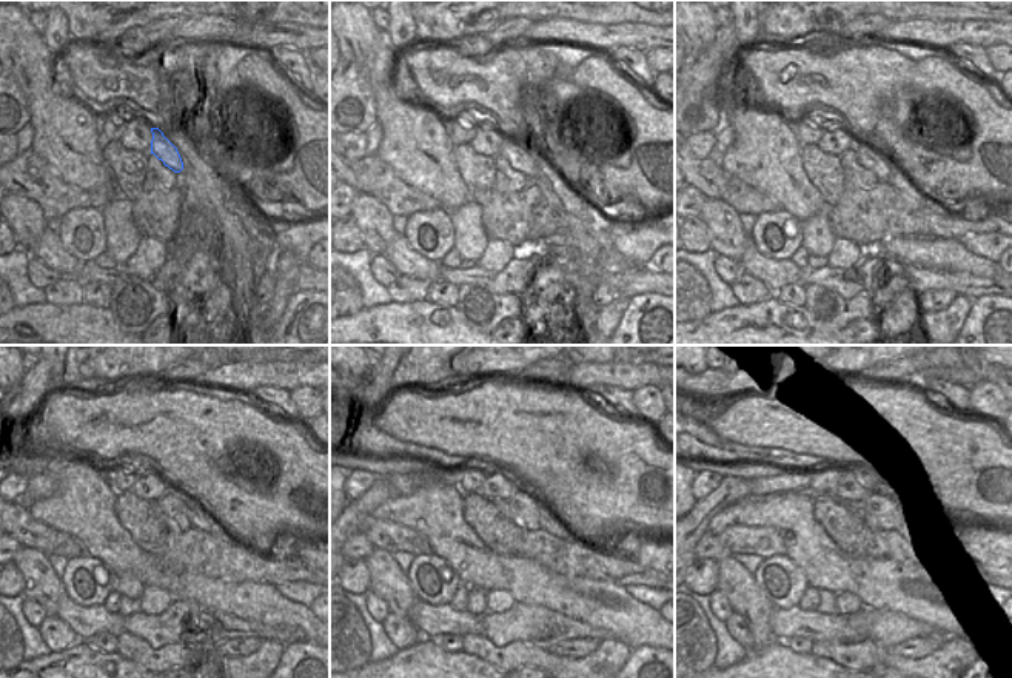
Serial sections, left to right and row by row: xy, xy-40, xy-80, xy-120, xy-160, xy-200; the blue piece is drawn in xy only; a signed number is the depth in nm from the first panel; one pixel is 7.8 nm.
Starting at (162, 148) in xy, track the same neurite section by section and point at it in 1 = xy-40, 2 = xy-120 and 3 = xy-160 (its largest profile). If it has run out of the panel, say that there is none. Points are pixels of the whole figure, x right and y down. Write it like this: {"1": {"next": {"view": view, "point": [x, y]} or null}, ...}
{"1": {"next": {"view": "xy-40", "point": [518, 157]}}, "2": {"next": {"view": "xy-120", "point": [199, 518]}}, "3": {"next": {"view": "xy-160", "point": [547, 521]}}}

